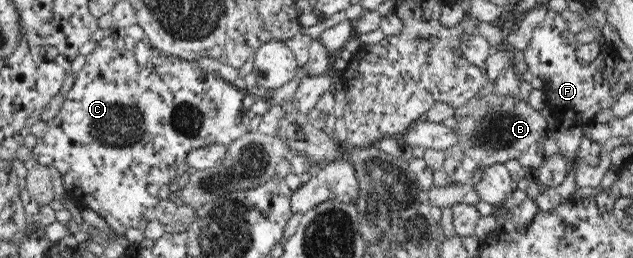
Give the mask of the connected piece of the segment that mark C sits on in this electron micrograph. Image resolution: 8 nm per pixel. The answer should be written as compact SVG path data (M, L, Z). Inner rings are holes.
M137 24L126 28L113 28L110 35L106 37L106 39L98 42L96 49L86 57L84 67L77 74L74 74L76 81L72 89L70 89L70 92L65 95L66 101L63 102L63 106L58 114L47 122L48 130L46 134L36 142L35 147L31 150L34 156L34 162L42 167L47 167L48 169L62 173L64 189L69 191L72 197L76 197L76 201L81 201L88 209L92 209L92 211L96 212L106 222L107 226L122 240L125 231L130 227L144 230L150 223L156 224L156 205L158 205L158 201L160 201L160 199L158 199L158 193L160 193L160 189L162 189L164 185L168 185L168 183L172 183L172 181L176 179L178 163L186 162L186 157L190 151L213 144L227 146L241 135L250 132L254 127L254 122L260 116L264 115L272 105L284 105L285 102L293 102L293 99L299 94L301 80L308 75L305 67L300 68L298 75L286 86L269 93L265 92L261 97L253 96L248 93L248 90L242 91L238 89L232 81L228 82L225 80L218 71L205 73L205 70L202 69L200 63L197 61L185 61L184 59L175 56L172 57L168 53L155 49L148 42L144 31Z

